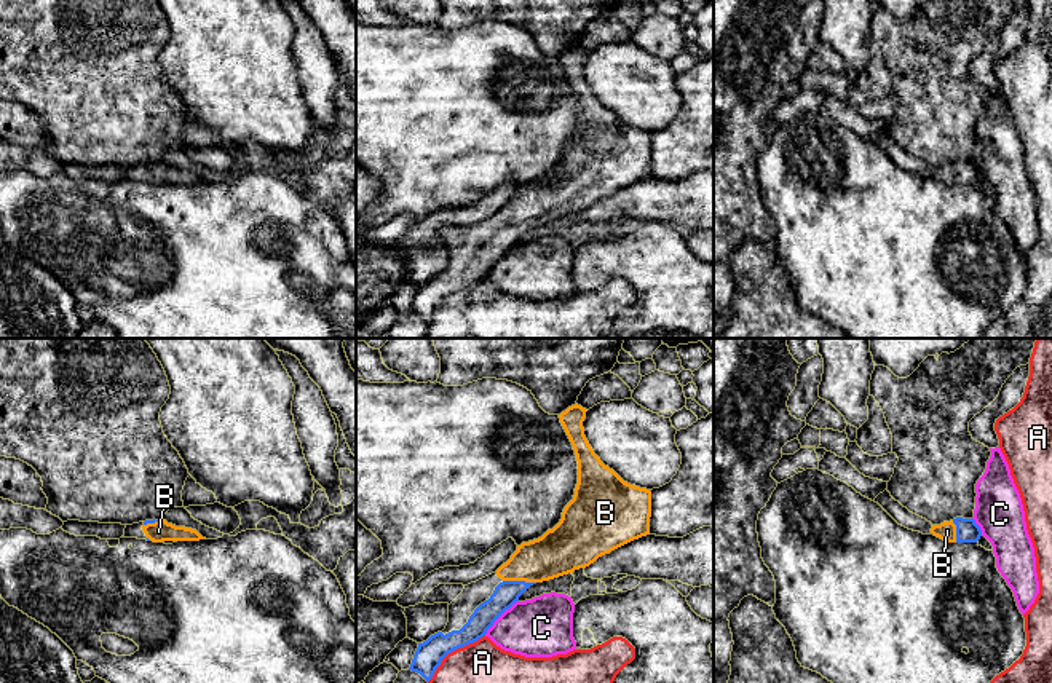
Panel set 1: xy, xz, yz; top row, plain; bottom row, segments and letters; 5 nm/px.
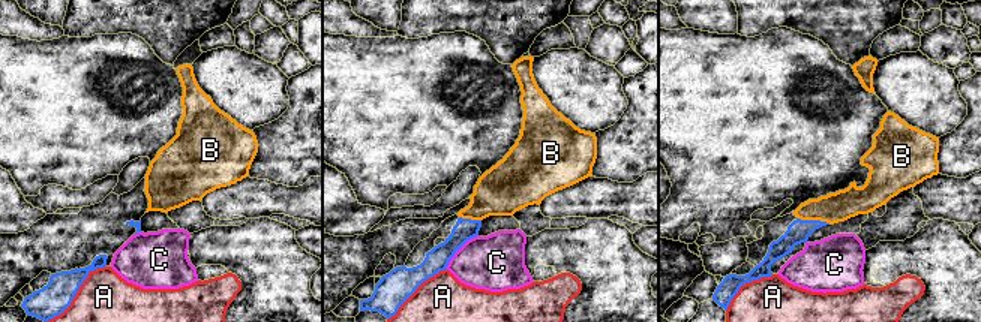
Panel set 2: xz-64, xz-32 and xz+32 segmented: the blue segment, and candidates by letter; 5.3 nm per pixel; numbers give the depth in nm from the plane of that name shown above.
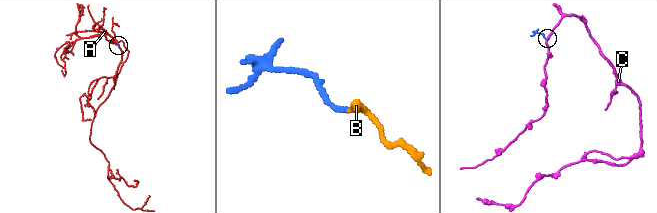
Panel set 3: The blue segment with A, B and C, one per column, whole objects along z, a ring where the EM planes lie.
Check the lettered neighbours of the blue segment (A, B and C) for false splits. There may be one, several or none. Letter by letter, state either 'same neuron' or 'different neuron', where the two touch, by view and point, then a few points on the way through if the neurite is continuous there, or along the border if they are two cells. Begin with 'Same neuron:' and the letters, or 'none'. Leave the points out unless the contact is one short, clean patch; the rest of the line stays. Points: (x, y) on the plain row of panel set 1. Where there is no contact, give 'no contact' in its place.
Same neuron: B
A: different neuron; meets blue in xz at (452, 292)
B: same neuron; meets blue in xz at (519, 224); runs through xz (506, 236), (519, 224), (541, 201), (557, 195)
C: different neuron; meets blue in xz at (500, 257); border along xz (518, 243), (484, 276)

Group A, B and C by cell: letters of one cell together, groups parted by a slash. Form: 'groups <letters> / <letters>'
groups A / B / C

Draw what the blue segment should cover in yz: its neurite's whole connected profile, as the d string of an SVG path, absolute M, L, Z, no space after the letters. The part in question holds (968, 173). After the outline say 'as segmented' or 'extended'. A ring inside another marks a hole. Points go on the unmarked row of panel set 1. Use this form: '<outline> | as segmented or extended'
M963 160L932 168L931 176L948 185L977 185L982 179L982 172L975 163Z | extended

